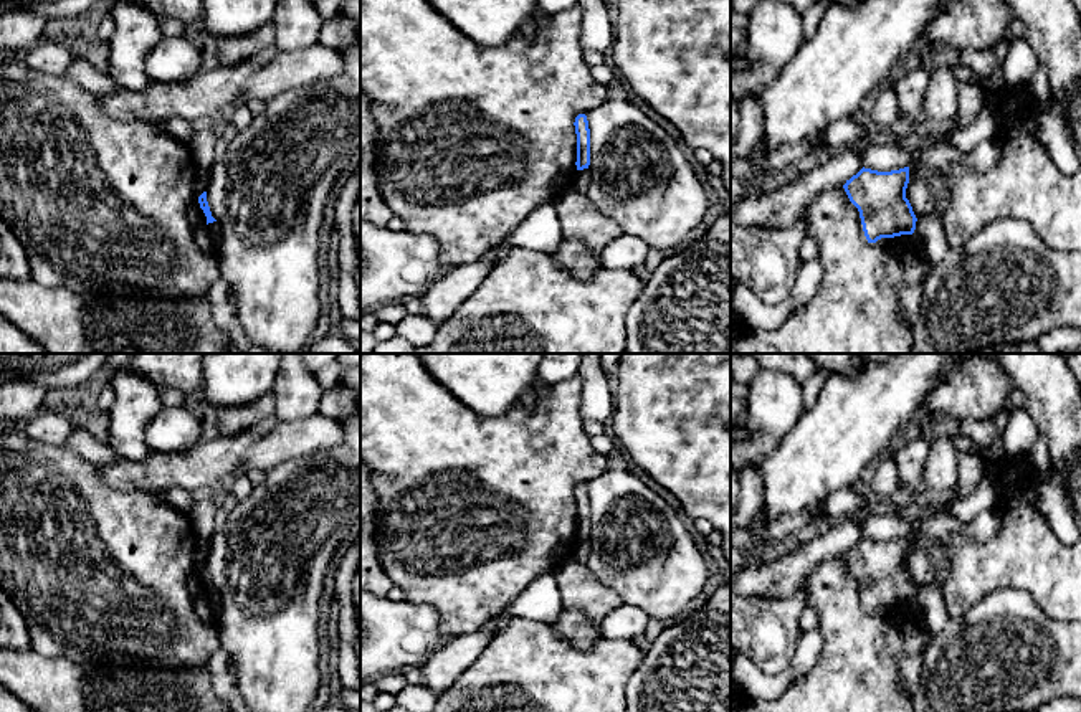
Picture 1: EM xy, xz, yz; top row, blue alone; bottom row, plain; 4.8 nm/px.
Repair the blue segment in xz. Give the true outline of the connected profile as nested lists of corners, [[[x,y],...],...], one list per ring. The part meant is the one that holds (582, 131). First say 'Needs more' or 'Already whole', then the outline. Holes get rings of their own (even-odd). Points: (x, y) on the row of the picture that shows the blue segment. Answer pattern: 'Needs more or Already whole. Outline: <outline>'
Already whole. Outline: [[[585,114],[575,117],[575,134],[577,134],[577,170],[588,169],[590,165],[590,129]]]

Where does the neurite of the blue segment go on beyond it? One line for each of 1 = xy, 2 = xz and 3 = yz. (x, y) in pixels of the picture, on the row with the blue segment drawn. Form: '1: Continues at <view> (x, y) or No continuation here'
1: No continuation here
2: No continuation here
3: No continuation here

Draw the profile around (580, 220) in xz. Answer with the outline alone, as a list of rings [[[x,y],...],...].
[[[569,188],[554,203],[560,216],[564,238],[577,240],[597,254],[610,241],[623,235],[618,223],[600,211],[583,193]]]

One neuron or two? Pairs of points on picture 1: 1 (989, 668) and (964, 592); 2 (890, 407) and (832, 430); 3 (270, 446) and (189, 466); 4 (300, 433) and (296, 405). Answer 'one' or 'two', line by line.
1: two
2: one
3: two
4: two

